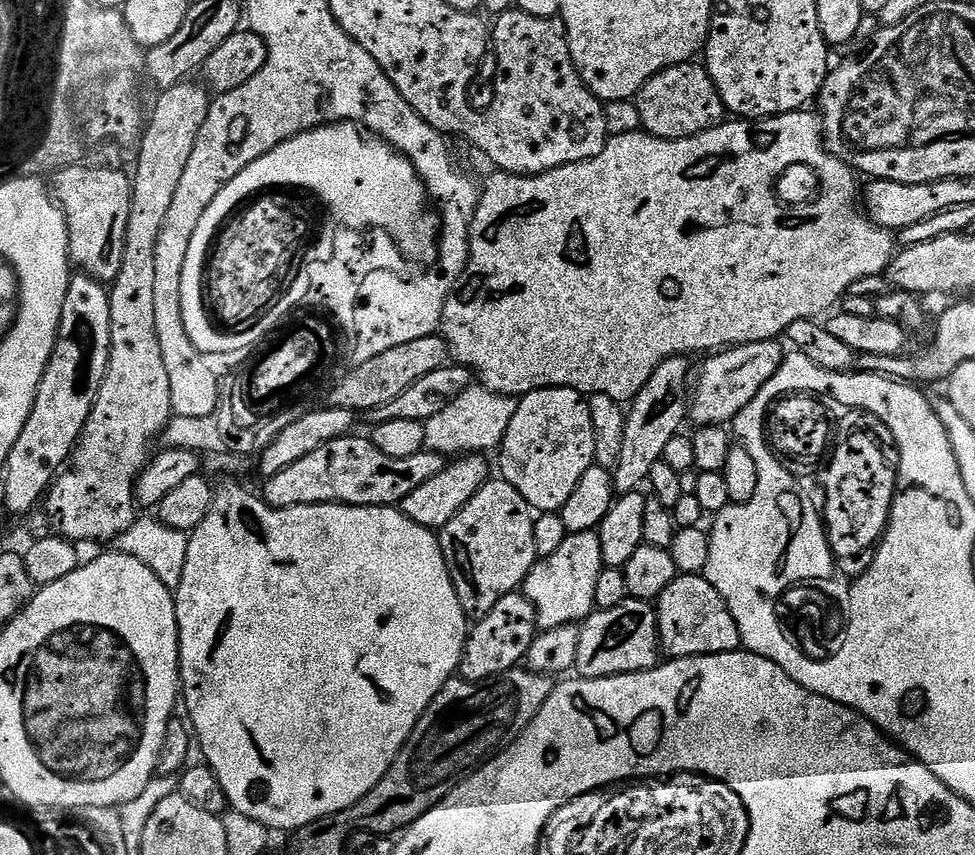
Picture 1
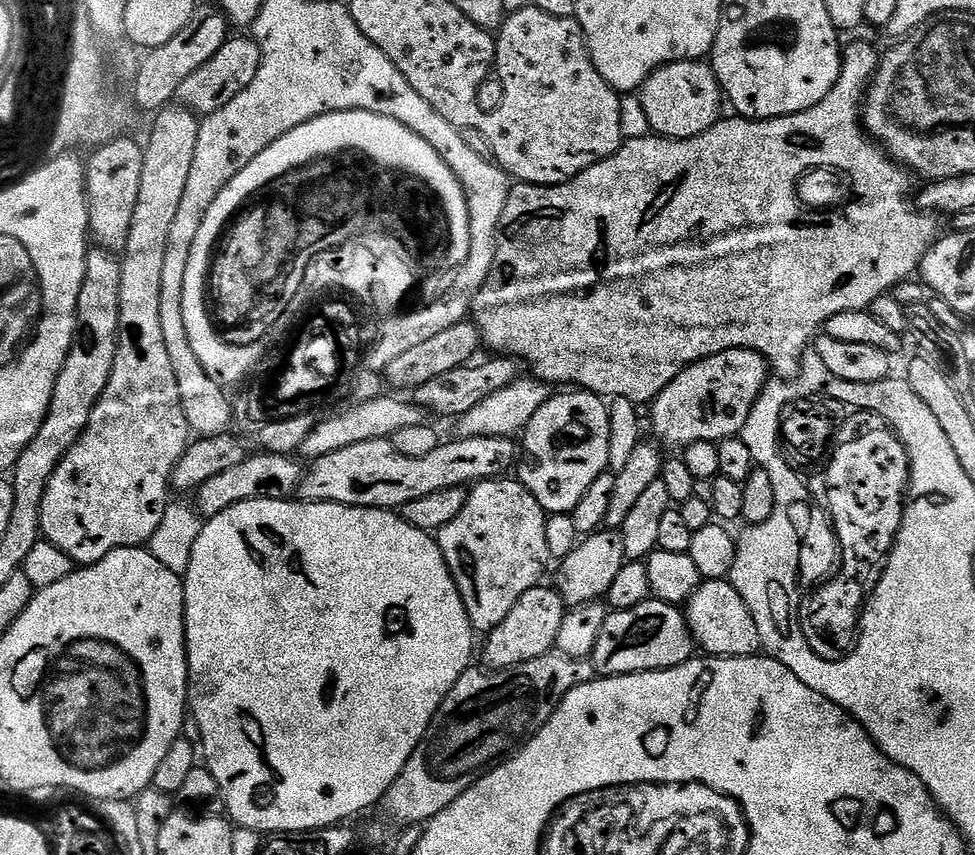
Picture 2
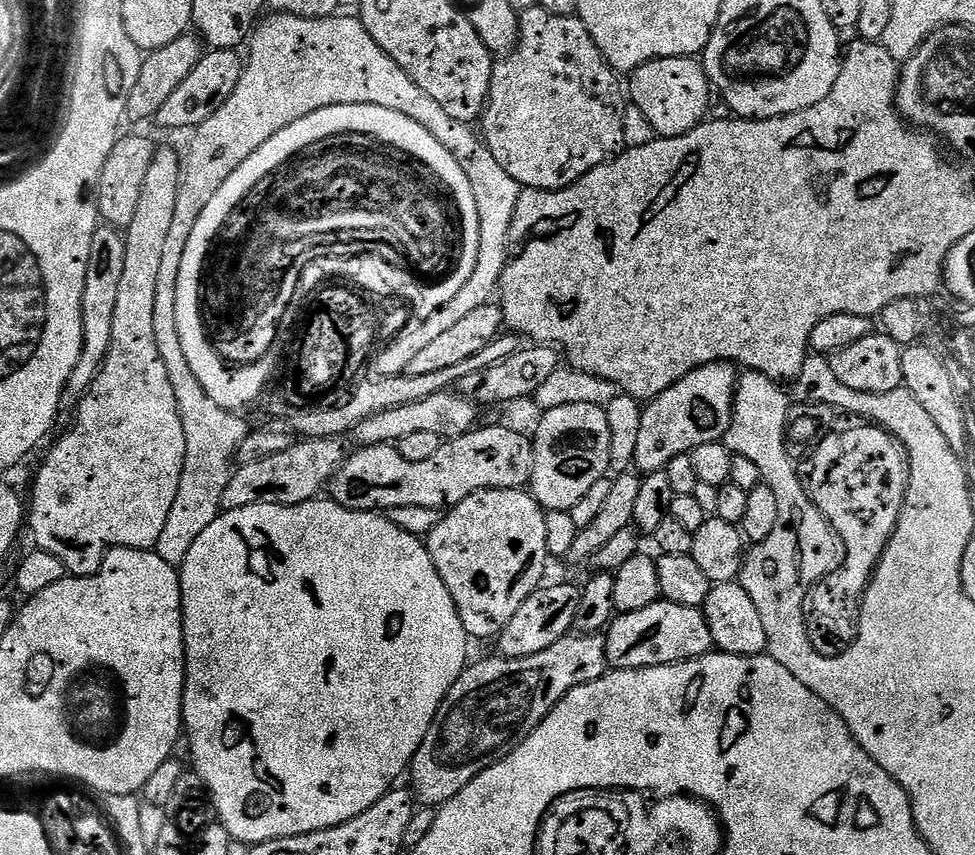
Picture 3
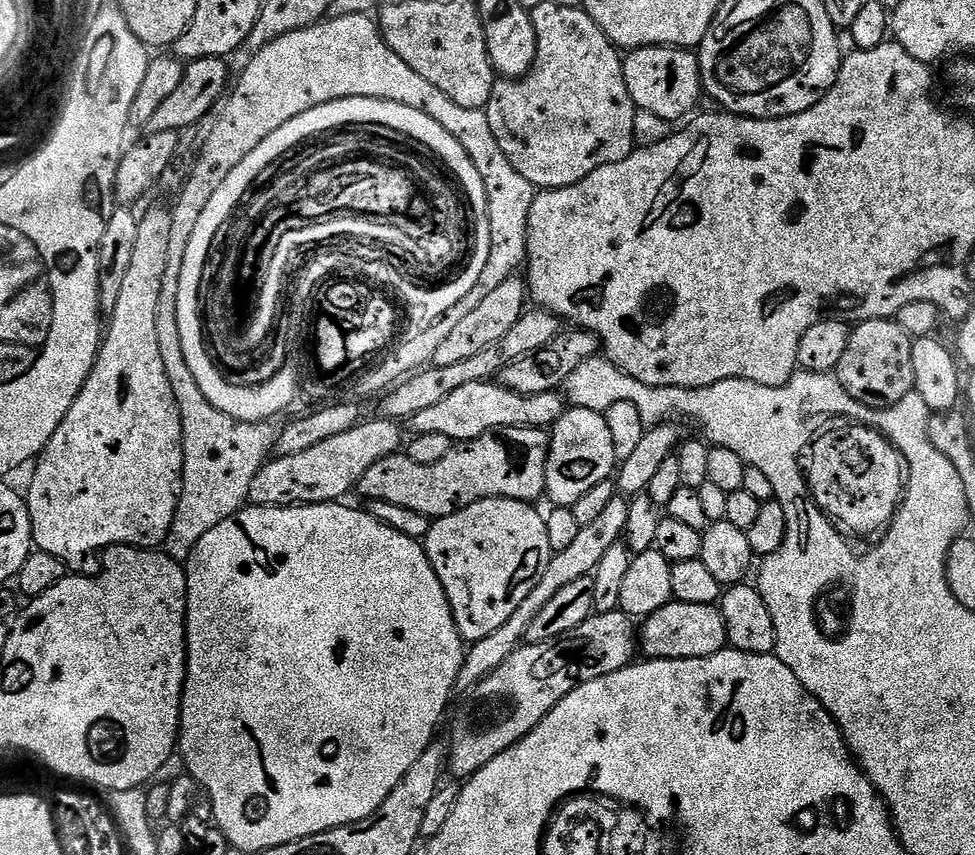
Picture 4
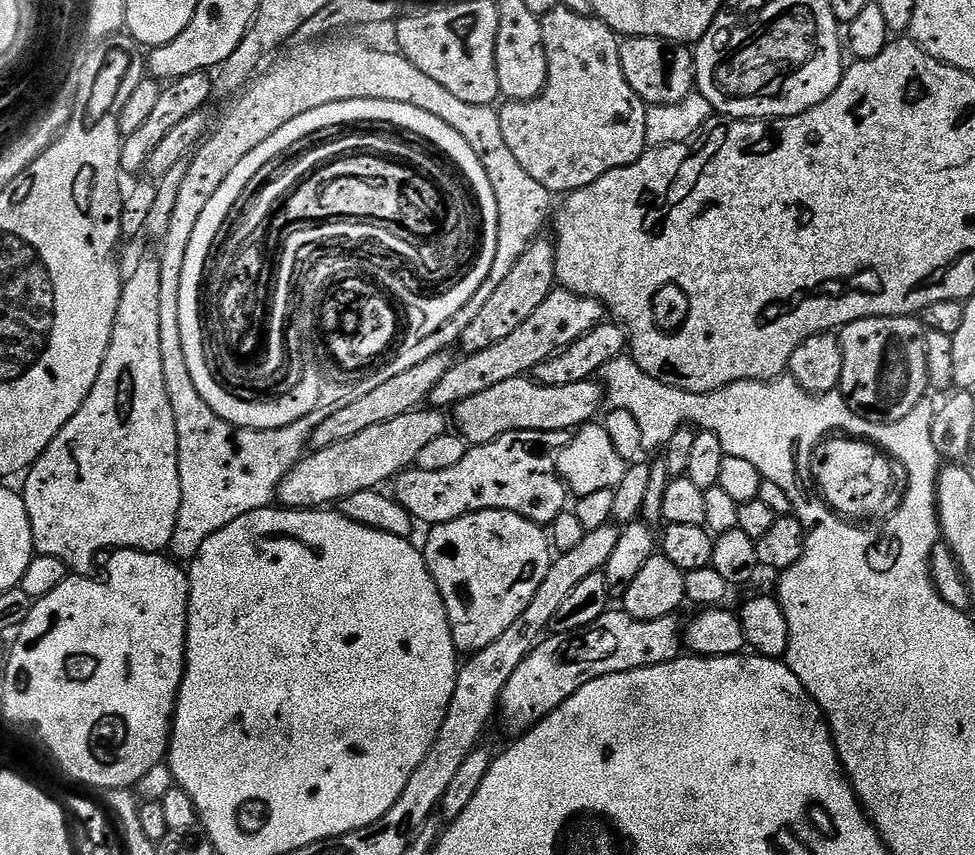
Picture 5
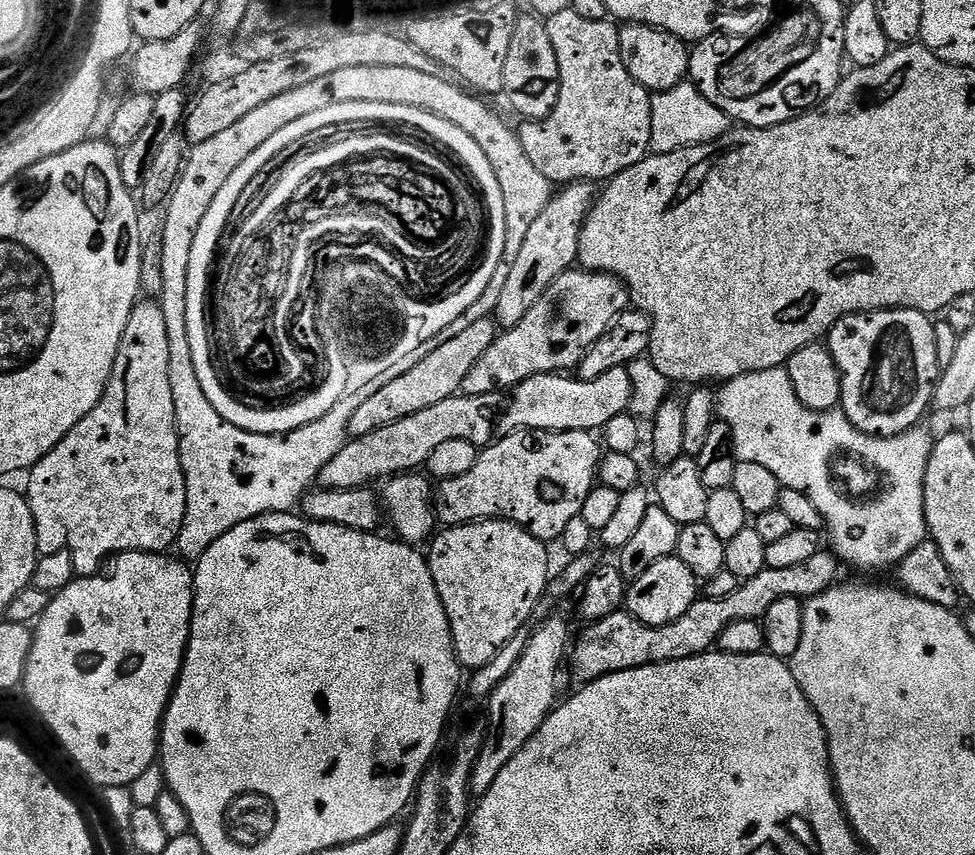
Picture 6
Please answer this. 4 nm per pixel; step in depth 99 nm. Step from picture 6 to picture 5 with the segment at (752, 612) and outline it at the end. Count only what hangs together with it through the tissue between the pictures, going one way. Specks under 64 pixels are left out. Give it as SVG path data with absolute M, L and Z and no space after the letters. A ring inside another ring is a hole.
M609 610L584 628L573 632L556 632L545 635L544 639L536 645L536 649L522 662L522 666L518 666L518 670L514 670L514 674L510 674L510 682L506 682L506 690L502 690L500 695L499 715L501 717L504 715L505 722L516 731L516 734L523 734L532 725L550 715L559 704L569 700L579 688L598 678L610 674L633 672L639 668L649 668L659 664L669 664L671 660L675 660L681 655L682 620L680 624L680 618L679 615L673 614L657 620L639 620L626 611Z

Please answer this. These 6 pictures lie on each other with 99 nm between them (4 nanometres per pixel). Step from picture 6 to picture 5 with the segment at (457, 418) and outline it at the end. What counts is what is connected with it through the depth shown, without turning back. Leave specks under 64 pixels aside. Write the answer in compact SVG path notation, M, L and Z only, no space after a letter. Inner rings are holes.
M424 411L407 412L402 418L382 422L382 426L370 426L370 430L354 434L354 438L346 438L346 442L334 442L326 450L309 451L280 485L279 503L285 508L320 510L350 494L358 494L358 490L379 489L387 480L395 481L401 472L415 465L418 454L434 438L449 431L450 420L444 417L447 415L443 411Z

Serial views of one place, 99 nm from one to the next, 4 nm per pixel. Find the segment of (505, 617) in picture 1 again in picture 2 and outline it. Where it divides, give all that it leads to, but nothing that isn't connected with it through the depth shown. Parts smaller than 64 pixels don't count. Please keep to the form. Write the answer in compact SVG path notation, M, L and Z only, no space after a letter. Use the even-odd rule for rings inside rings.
M537 586L526 590L526 594L522 594L522 598L514 602L510 614L506 614L506 618L502 618L502 622L498 622L498 626L494 626L494 630L483 637L483 663L489 669L513 668L522 662L542 658L553 651L559 626L565 616L566 605L555 587L544 587Z

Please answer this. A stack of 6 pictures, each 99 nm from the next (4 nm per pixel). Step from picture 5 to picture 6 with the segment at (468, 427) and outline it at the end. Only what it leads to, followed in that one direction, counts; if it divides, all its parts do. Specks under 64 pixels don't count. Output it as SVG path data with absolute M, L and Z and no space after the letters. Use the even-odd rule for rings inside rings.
M615 368L597 380L581 380L568 374L547 372L526 378L517 388L511 389L512 401L507 401L498 420L501 433L515 432L521 428L547 432L590 432L603 429L610 418L618 418L629 411L632 402L632 383L627 368Z

